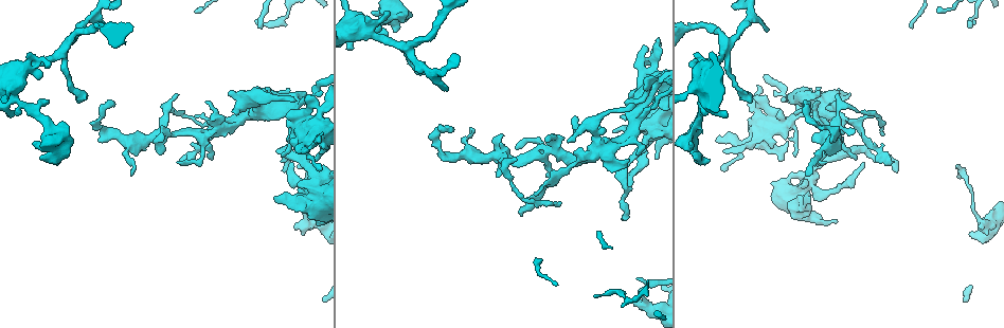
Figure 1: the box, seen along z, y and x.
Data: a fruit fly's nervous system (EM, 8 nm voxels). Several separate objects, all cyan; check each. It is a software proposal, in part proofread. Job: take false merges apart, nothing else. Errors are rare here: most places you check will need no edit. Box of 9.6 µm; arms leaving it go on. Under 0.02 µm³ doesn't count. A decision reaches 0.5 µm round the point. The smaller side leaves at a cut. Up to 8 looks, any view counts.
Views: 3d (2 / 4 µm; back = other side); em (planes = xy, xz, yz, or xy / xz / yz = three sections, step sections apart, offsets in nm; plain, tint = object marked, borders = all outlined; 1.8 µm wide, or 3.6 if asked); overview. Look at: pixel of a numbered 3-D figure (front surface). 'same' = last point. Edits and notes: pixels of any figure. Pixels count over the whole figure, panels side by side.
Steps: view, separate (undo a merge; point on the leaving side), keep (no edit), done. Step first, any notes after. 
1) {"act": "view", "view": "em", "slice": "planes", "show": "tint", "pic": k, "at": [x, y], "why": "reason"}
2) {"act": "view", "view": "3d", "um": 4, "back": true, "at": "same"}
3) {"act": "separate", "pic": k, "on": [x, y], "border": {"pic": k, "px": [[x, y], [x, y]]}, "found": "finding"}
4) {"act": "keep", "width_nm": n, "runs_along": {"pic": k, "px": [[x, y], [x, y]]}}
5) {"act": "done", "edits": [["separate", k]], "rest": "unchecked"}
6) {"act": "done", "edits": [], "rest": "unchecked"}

{"act": "view", "view": "em", "slice": "planes", "show": "plain", "pic": 1, "at": [986, 223], "why": "abrupt turn"}

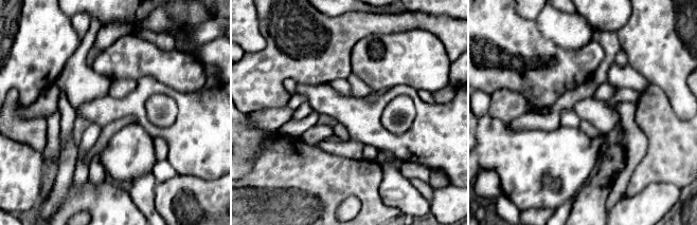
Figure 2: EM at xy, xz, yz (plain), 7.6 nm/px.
{"act": "view", "view": "em", "slice": "planes", "show": "tint", "at": "same"}

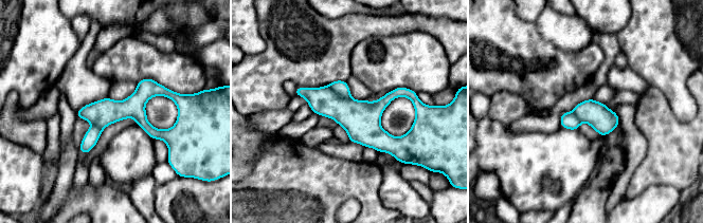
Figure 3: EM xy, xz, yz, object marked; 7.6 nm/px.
{"act": "keep", "width_nm": 200, "runs_along": {"pic": 3, "px": [[298, 91], [342, 108], [411, 96]]}, "found": "all the same cell"}

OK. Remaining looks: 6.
{"act": "view", "view": "3d", "um": 4, "pic": 1, "at": [167, 135]}

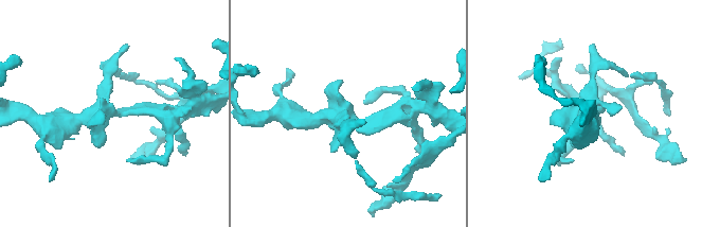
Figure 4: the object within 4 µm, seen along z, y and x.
{"act": "view", "view": "em", "slice": "planes", "show": "tint", "pic": 4, "at": [106, 113], "why": "shape alone is not enough"}

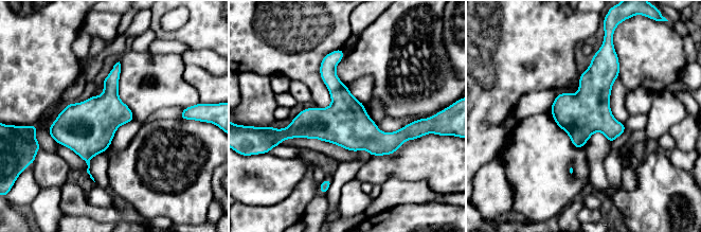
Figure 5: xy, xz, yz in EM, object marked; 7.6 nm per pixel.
{"act": "keep", "found": "one cell here"}

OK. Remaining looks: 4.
{"act": "view", "view": "em", "slice": "xz", "step": 4, "show": "tint", "pic": 1, "at": [313, 172], "why": "sharp bend"}

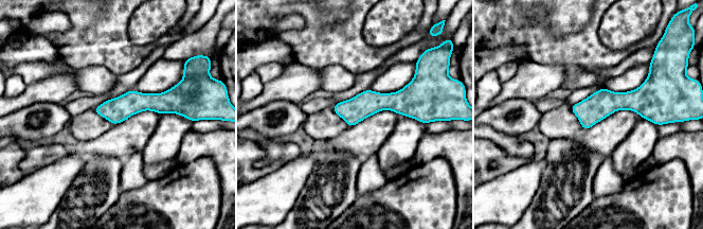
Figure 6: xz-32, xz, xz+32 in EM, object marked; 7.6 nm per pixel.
{"act": "view", "view": "em", "slice": "planes", "show": "tint", "at": "same"}

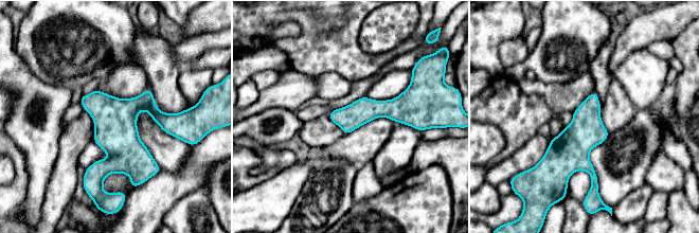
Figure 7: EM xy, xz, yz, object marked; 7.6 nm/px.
{"act": "keep", "width_nm": 190, "found": "continuous, no second cell"}

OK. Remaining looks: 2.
{"act": "done", "edits": [], "rest": "unchecked"}

